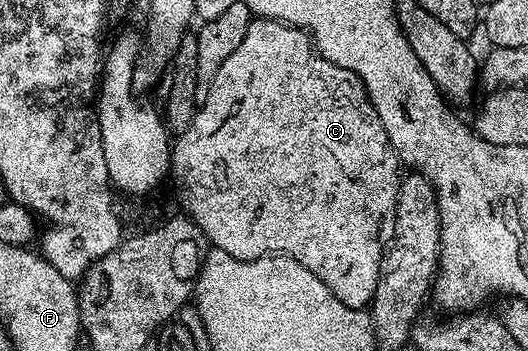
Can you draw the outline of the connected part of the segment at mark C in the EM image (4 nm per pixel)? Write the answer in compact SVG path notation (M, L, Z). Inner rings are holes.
M264 18L250 19L243 40L231 54L216 65L213 81L209 84L209 93L204 93L193 120L184 132L176 137L171 148L171 180L177 183L177 192L181 195L184 215L197 225L197 231L206 236L212 247L231 254L236 260L257 260L266 255L267 250L291 257L295 262L307 266L339 302L352 308L365 308L372 305L375 286L379 282L381 259L393 238L395 230L395 210L397 195L401 189L402 173L397 173L399 161L389 144L389 135L385 133L383 122L379 122L379 114L371 106L369 96L361 85L361 79L351 70L339 66L335 62L325 60L317 55L313 41L300 28L292 28L280 20Z

